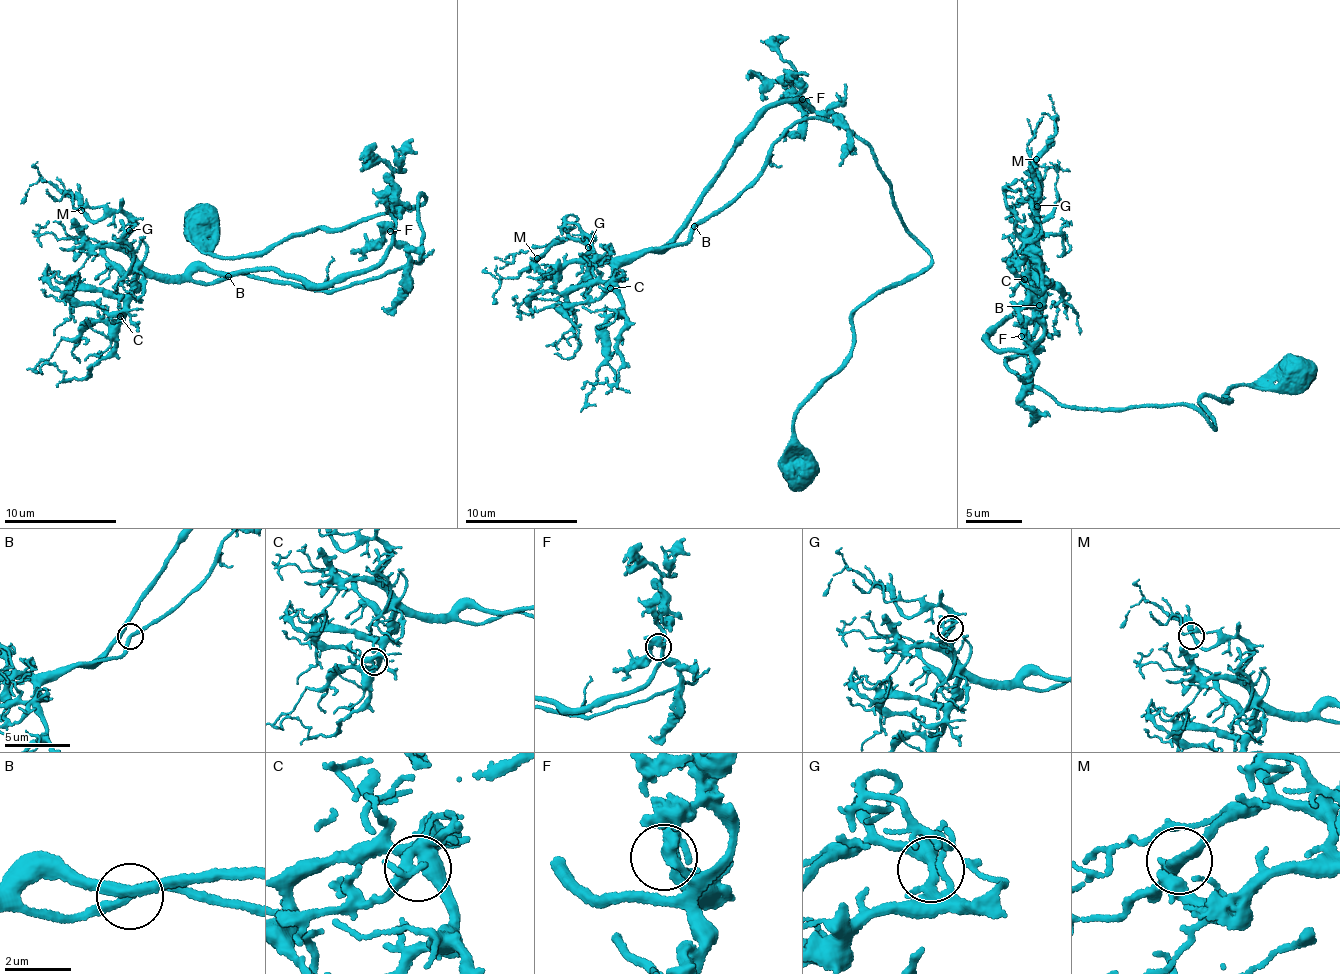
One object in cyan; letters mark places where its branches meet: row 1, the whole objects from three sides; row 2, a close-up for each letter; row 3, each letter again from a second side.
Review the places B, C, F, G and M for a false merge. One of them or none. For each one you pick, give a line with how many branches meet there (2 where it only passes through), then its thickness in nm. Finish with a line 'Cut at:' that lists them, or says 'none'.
Cut at: none

